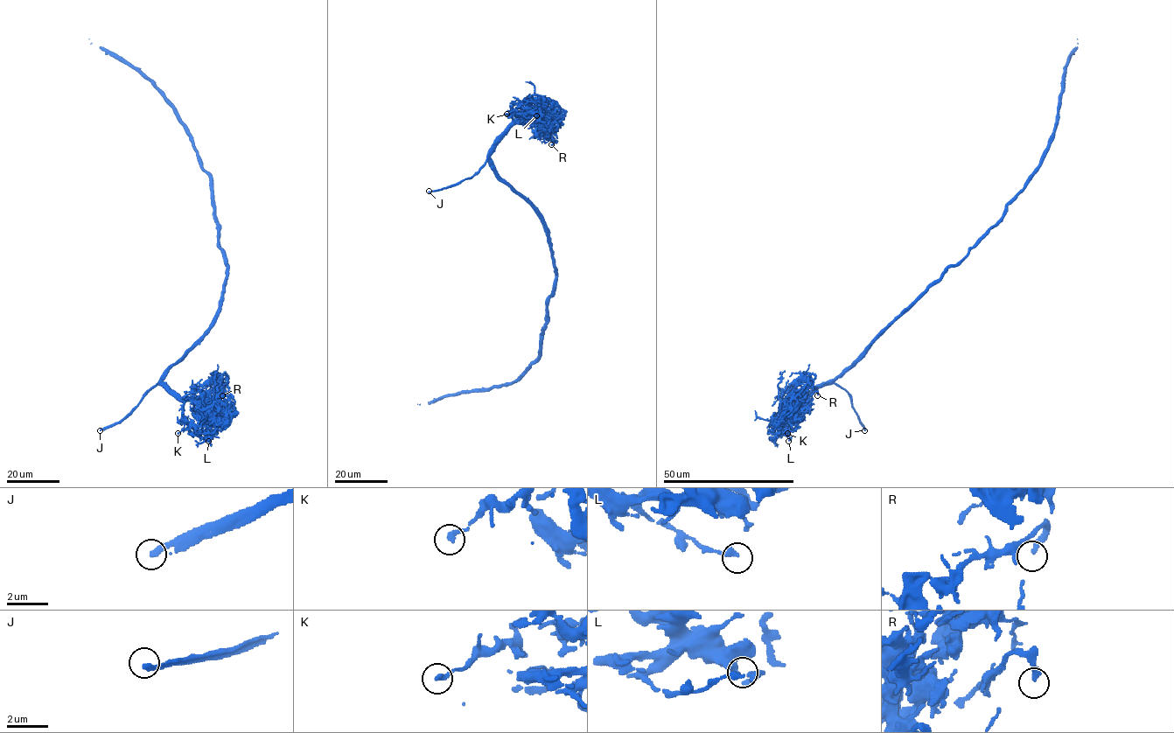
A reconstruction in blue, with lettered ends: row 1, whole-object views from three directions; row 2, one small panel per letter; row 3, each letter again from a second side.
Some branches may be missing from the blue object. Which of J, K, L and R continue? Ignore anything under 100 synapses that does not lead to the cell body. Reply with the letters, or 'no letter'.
J

